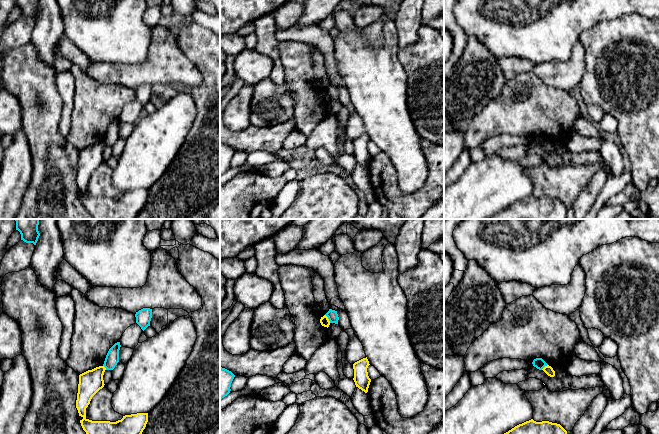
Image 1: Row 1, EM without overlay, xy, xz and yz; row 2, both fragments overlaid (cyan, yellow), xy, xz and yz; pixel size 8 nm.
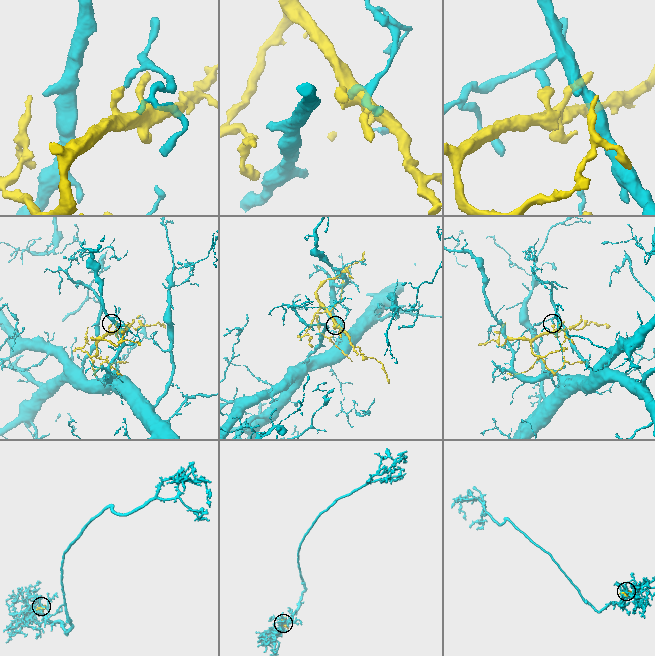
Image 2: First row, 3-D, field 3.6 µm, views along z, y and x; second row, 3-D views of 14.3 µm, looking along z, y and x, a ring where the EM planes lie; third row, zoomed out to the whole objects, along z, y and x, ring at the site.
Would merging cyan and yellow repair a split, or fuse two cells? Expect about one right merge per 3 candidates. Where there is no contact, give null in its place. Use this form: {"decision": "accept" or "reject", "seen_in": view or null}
{"decision": "reject", "seen_in": "xz"}

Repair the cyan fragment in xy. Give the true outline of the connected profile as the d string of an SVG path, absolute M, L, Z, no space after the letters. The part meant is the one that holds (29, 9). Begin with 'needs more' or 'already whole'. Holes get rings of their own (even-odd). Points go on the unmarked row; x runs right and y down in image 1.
already whole; M16 0L16 6L20 8L21 16L36 21L40 12L38 1L39 0Z

